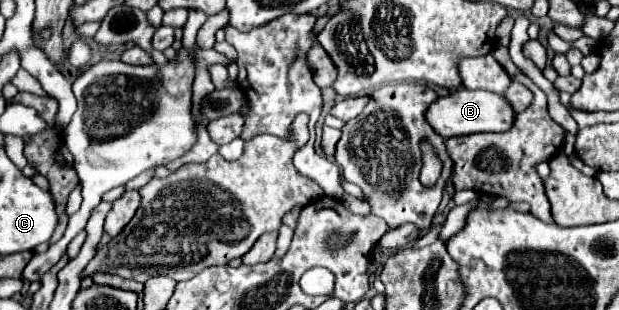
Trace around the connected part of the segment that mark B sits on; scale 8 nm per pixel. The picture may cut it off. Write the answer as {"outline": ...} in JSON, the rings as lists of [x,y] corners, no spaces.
{"outline":[[[457,89],[455,93],[449,93],[445,97],[439,97],[431,107],[427,121],[441,133],[441,137],[449,139],[455,135],[469,135],[469,133],[501,133],[513,127],[515,111],[511,103],[497,93],[491,91],[469,91],[469,89]]]}

